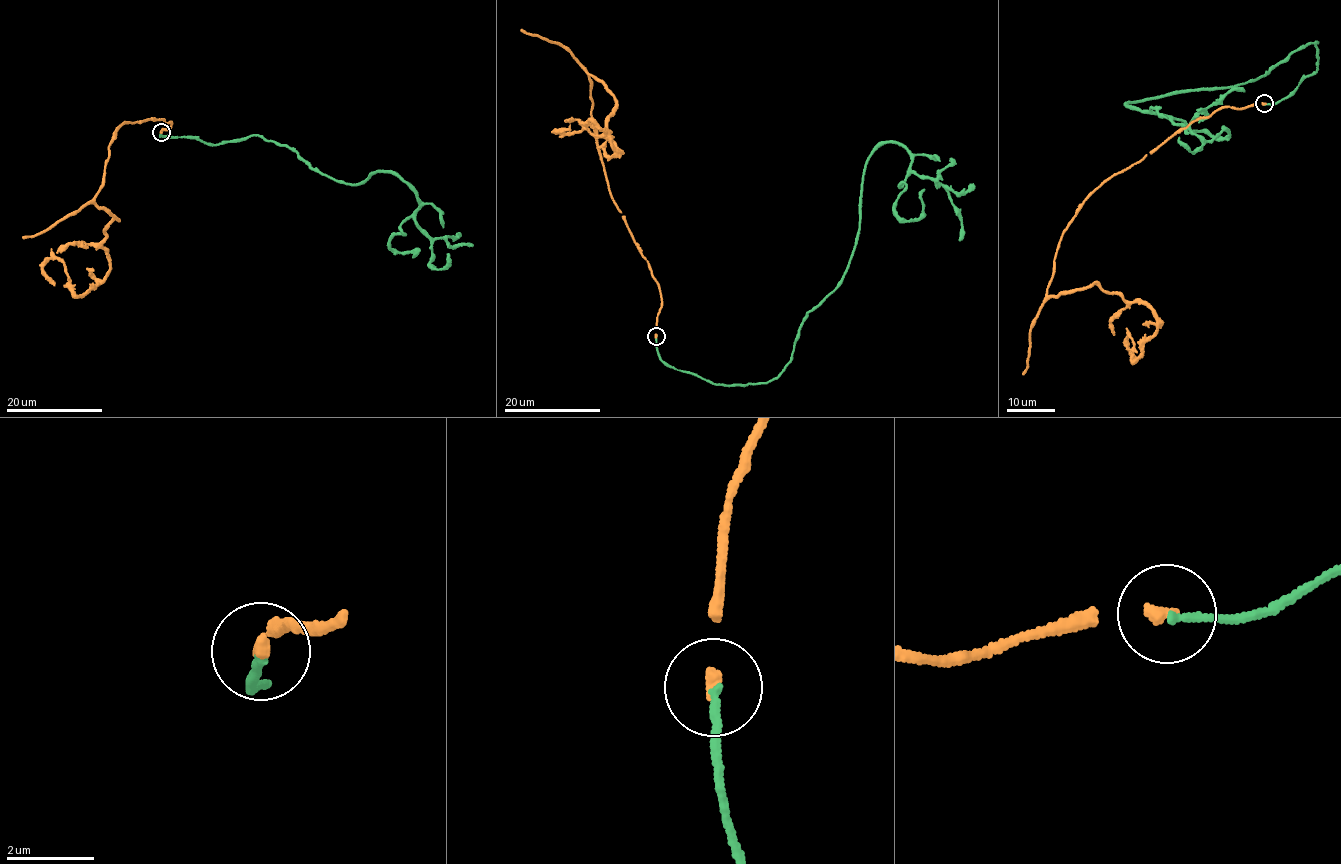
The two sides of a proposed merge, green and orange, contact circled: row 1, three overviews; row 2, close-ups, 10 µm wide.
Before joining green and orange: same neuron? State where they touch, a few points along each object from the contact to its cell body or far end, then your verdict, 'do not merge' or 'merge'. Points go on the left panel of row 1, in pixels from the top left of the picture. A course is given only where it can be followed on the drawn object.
at (161, 132); green runs (162, 132), (212, 144), (262, 136), (345, 183), (393, 173), (419, 204), (389, 245), (420, 250); orange runs (160, 131), (123, 122), (108, 147), (104, 279), (76, 295), (50, 258), (54, 285); merge

